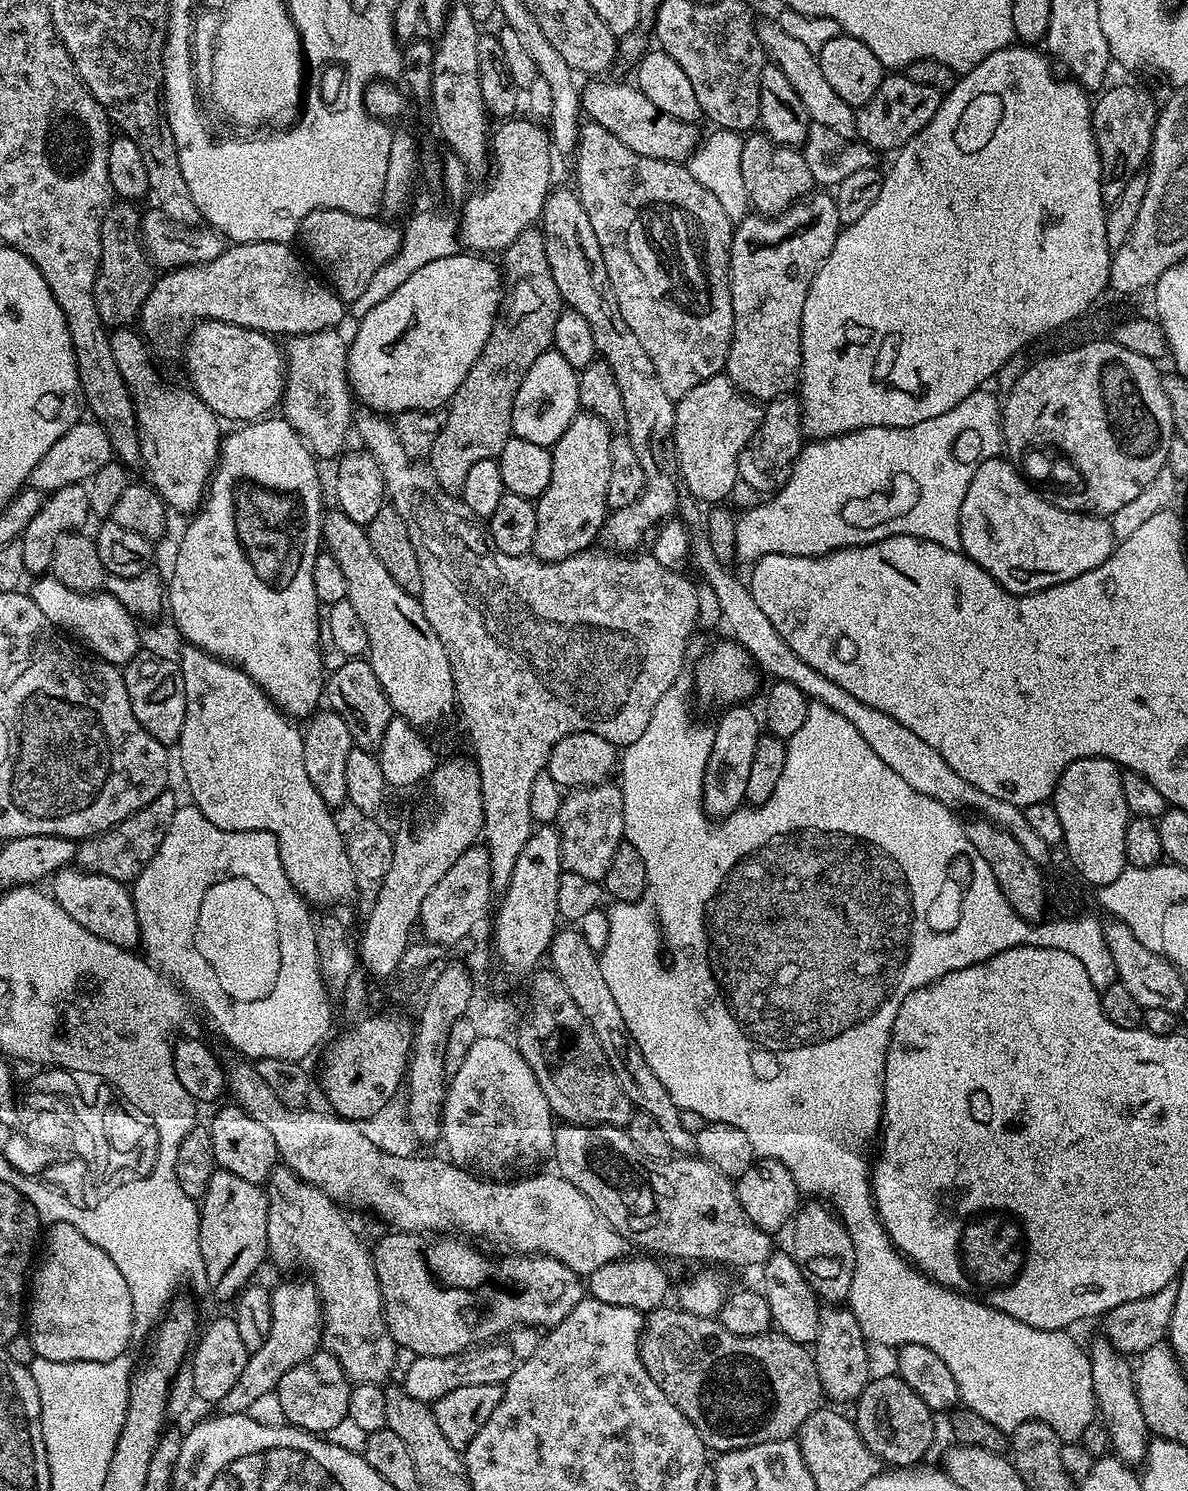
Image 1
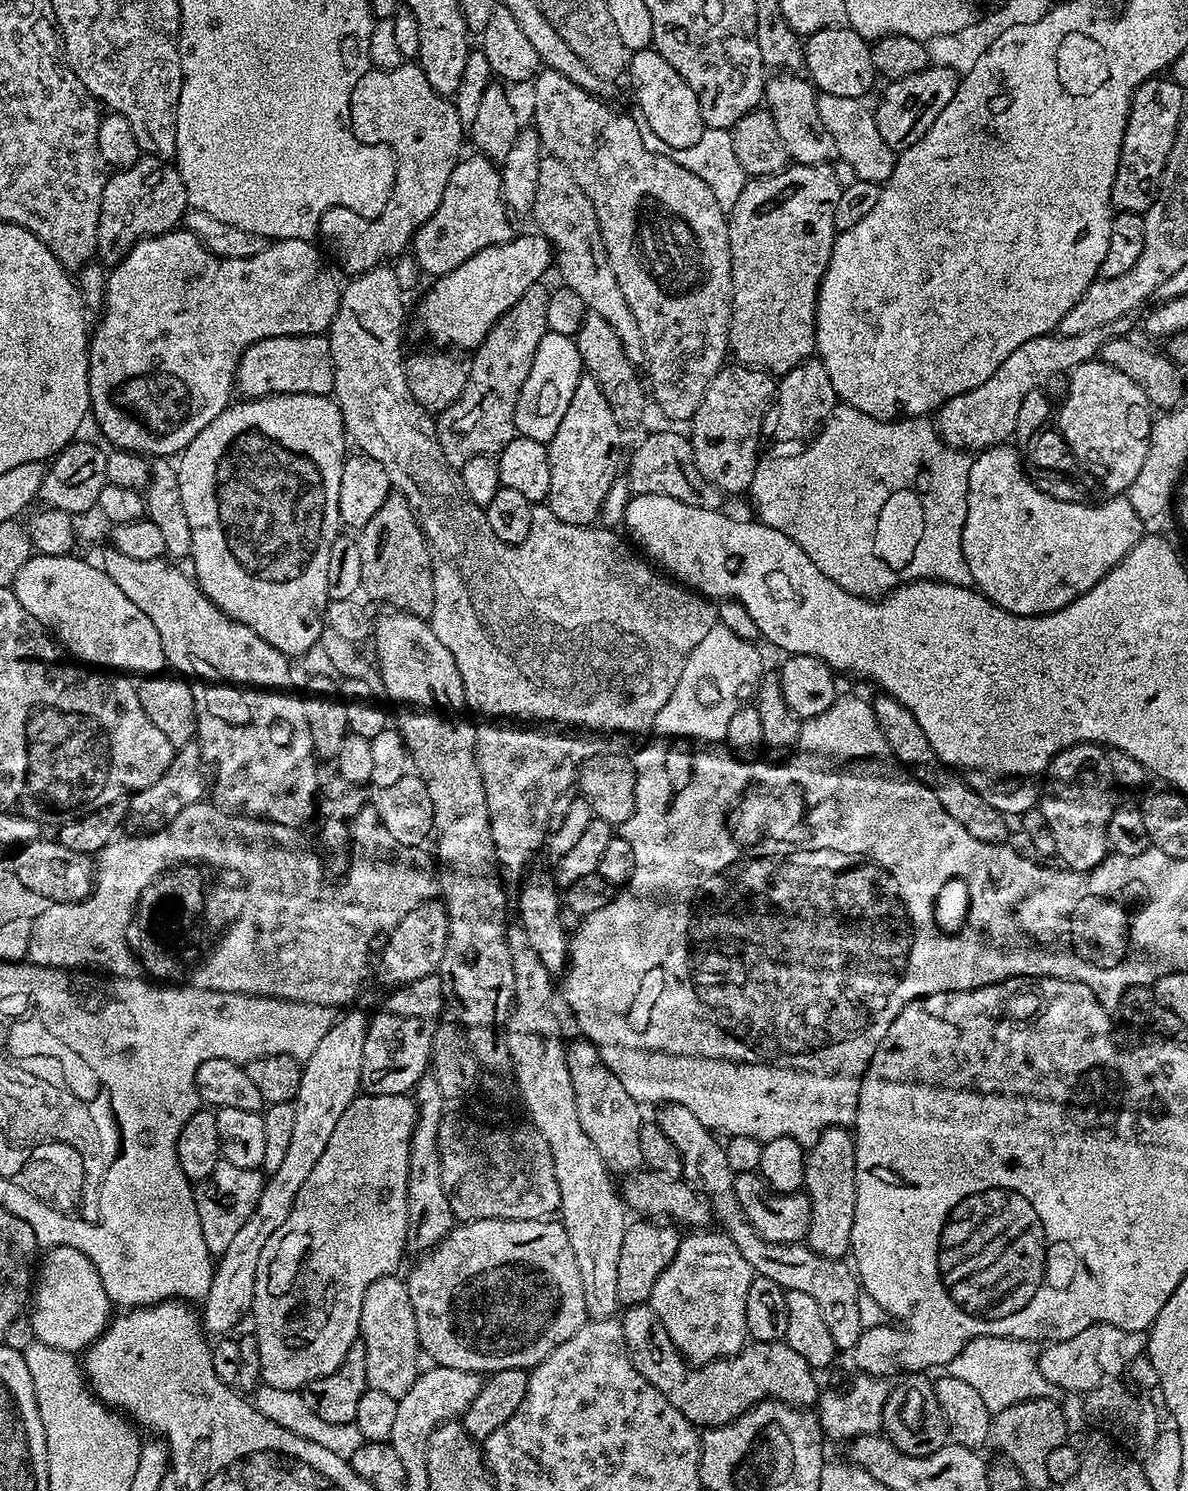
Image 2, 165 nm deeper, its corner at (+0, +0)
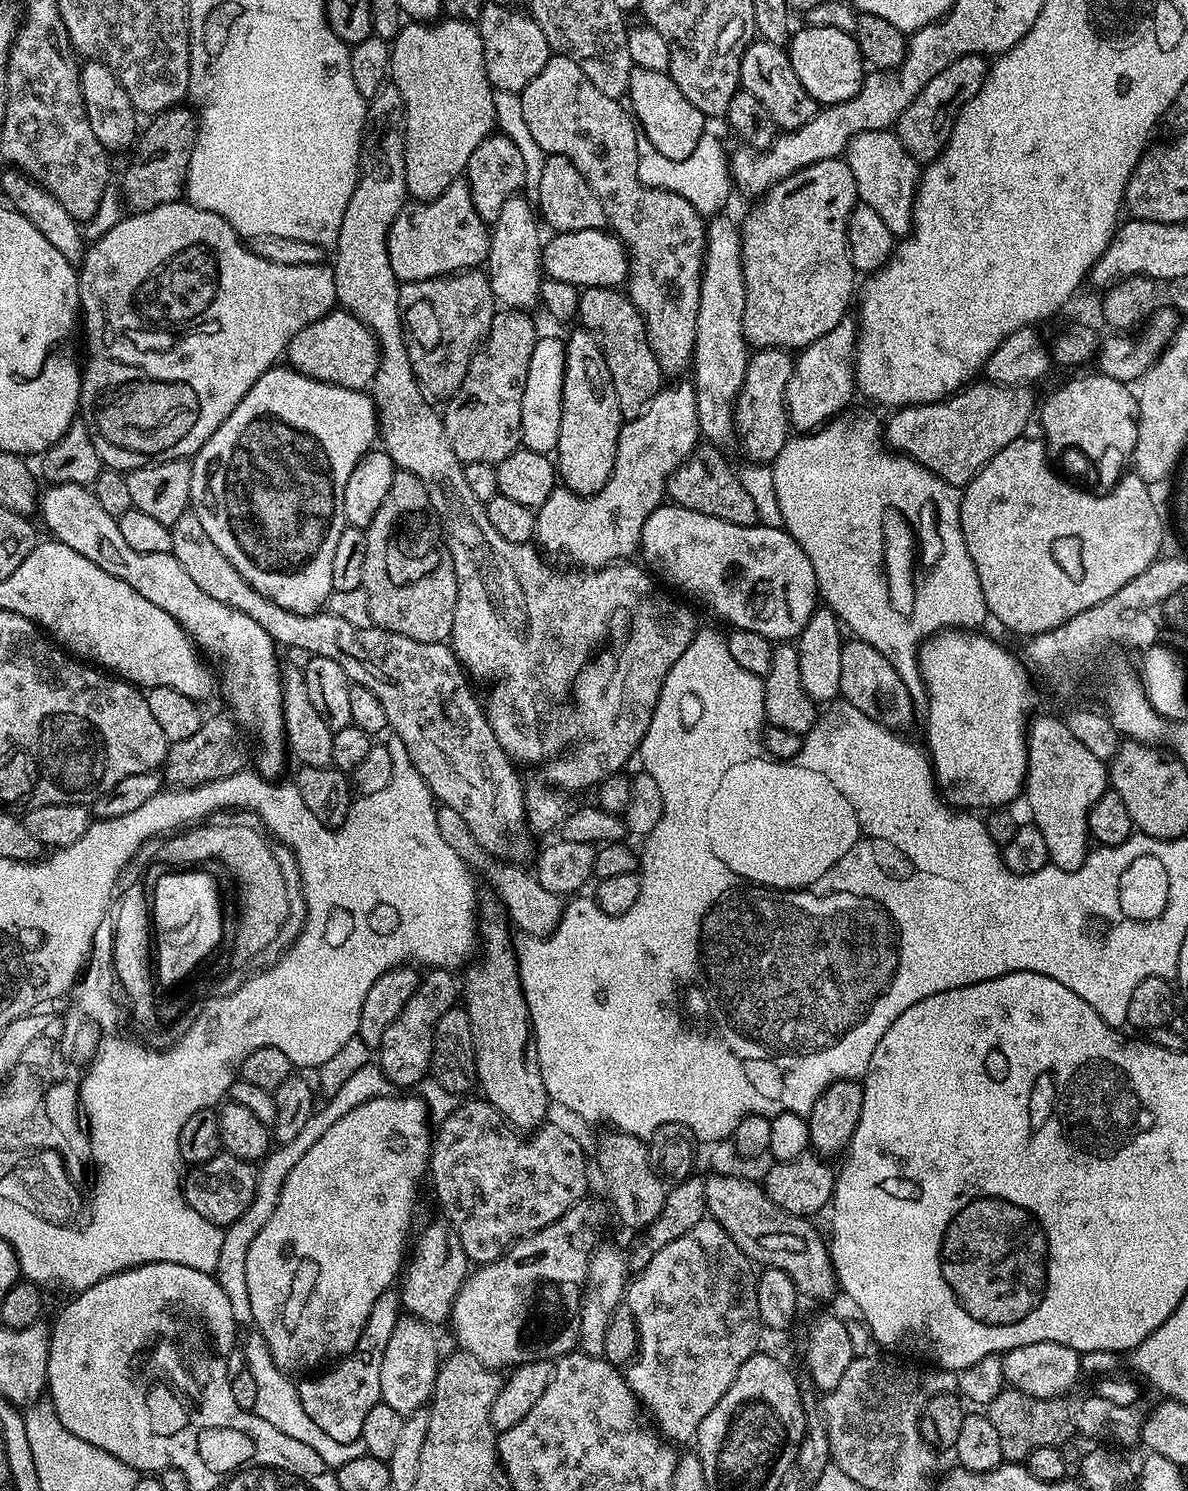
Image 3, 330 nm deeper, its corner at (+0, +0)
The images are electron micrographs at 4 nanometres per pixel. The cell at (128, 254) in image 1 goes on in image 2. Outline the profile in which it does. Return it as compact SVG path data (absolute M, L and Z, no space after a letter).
M141 155L140 161L134 166L113 171L102 190L102 206L98 214L96 256L99 263L115 266L118 262L122 262L124 255L140 240L173 231L183 221L184 213L189 211L189 208L186 186L182 182L180 171L176 169L175 163L160 160L156 156Z

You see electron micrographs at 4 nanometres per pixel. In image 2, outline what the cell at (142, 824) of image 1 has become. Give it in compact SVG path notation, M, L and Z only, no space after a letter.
M194 742L175 749L166 774L162 774L162 778L158 778L154 786L146 786L146 790L138 790L127 797L127 827L136 834L157 832L170 822L174 822L174 818L178 818L178 814L182 814L186 806L201 803L210 788L209 773L207 776L204 771L206 771L206 765L200 753L200 747Z

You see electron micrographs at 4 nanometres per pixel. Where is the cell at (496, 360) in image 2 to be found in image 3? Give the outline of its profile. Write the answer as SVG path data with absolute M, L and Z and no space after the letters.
M524 310L497 311L492 317L488 337L477 348L466 370L466 378L462 378L462 386L458 386L455 394L445 403L448 405L442 408L446 438L450 438L450 446L463 465L470 462L486 462L495 466L521 447L522 393L526 391L526 374L530 374L530 354L534 354L534 346L538 339L536 324L528 316L529 313Z

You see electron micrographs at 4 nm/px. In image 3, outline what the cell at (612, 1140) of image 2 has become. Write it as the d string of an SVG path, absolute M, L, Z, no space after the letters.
M608 1130L596 1148L596 1164L604 1175L608 1196L621 1222L635 1230L643 1230L654 1224L662 1214L666 1184L650 1166L647 1143L641 1137Z

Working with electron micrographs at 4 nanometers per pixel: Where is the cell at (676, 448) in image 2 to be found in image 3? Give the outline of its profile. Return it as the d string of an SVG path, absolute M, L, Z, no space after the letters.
M711 446L697 447L695 453L685 460L668 480L667 499L674 504L694 510L698 514L710 514L710 518L722 518L734 526L750 526L761 519L760 508L748 488L736 477L728 465L723 451Z

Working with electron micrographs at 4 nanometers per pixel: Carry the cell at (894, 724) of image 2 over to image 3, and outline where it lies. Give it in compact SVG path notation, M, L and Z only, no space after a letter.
M845 639L842 643L842 682L840 696L843 703L858 706L862 714L874 718L887 728L900 730L912 716L912 696L900 678L901 673L882 652L864 640Z

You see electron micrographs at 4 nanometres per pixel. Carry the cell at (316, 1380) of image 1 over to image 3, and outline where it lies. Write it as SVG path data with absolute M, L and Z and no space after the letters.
M389 1290L389 1291L386 1291L386 1292L382 1293L382 1295L378 1298L378 1302L374 1302L374 1310L370 1310L370 1318L366 1322L366 1326L362 1330L362 1334L358 1338L358 1342L354 1346L354 1350L352 1352L349 1352L347 1356L343 1357L343 1359L341 1359L339 1361L339 1363L337 1363L335 1366L329 1367L329 1368L332 1368L332 1369L329 1370L329 1372L321 1371L319 1374L316 1374L316 1375L321 1374L321 1376L316 1376L316 1377L313 1378L313 1380L304 1380L302 1382L299 1381L298 1387L299 1387L299 1390L300 1390L300 1401L302 1402L302 1410L306 1410L306 1414L310 1414L310 1419L313 1420L313 1422L315 1422L316 1425L318 1427L320 1427L325 1434L330 1434L330 1438L334 1438L334 1442L354 1442L355 1440L359 1440L360 1435L362 1434L362 1426L363 1426L364 1423L366 1423L366 1414L370 1414L370 1410L374 1410L374 1406L378 1403L381 1403L380 1391L382 1390L382 1358L385 1357L385 1355L386 1355L386 1346L389 1345L389 1343L390 1343L390 1334L394 1334L394 1326L400 1320L401 1315L402 1315L402 1305L400 1303L399 1295L397 1295L397 1293L395 1291L392 1291L392 1290Z

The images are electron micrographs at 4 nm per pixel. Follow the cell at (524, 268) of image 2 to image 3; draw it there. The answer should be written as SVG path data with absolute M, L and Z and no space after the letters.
M587 228L573 232L556 232L553 240L543 245L542 272L549 280L570 282L585 288L619 289L628 279L630 257L620 237L604 228Z

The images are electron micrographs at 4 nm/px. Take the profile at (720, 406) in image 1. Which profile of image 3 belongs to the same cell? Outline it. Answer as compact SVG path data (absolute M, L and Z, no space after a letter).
M762 348L748 358L746 378L742 378L742 390L736 399L736 435L739 447L744 447L745 454L760 464L775 460L790 439L788 405L784 399L793 363L793 357L783 348Z

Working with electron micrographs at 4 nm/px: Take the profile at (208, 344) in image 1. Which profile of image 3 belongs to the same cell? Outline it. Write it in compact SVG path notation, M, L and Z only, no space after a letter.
M333 310L318 318L318 322L310 322L294 334L294 338L288 343L286 353L287 363L295 370L306 374L315 380L321 380L327 384L337 384L343 388L354 388L364 390L369 387L374 378L374 374L380 365L380 347L376 341L376 336L365 326L354 314L343 310Z

